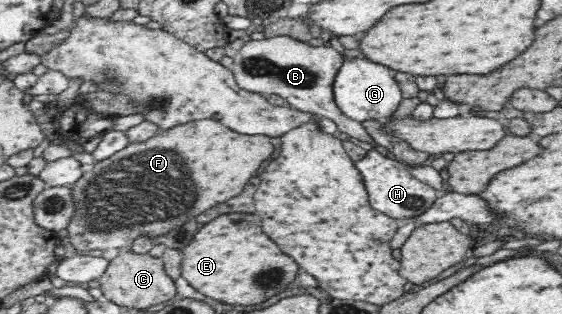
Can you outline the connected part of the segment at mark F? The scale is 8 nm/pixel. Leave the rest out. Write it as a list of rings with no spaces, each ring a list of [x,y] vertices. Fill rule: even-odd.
[[[214,119],[197,120],[165,129],[164,132],[145,140],[131,142],[94,164],[91,171],[84,172],[74,184],[70,193],[75,205],[66,231],[67,238],[78,250],[126,250],[140,237],[159,237],[174,228],[181,227],[194,216],[208,208],[232,199],[242,193],[264,160],[274,154],[274,144],[264,135],[243,135]]]

